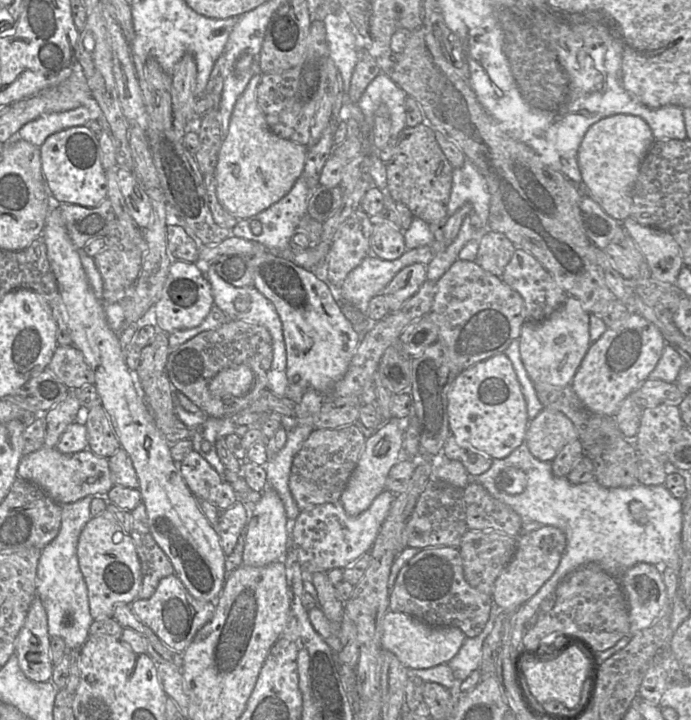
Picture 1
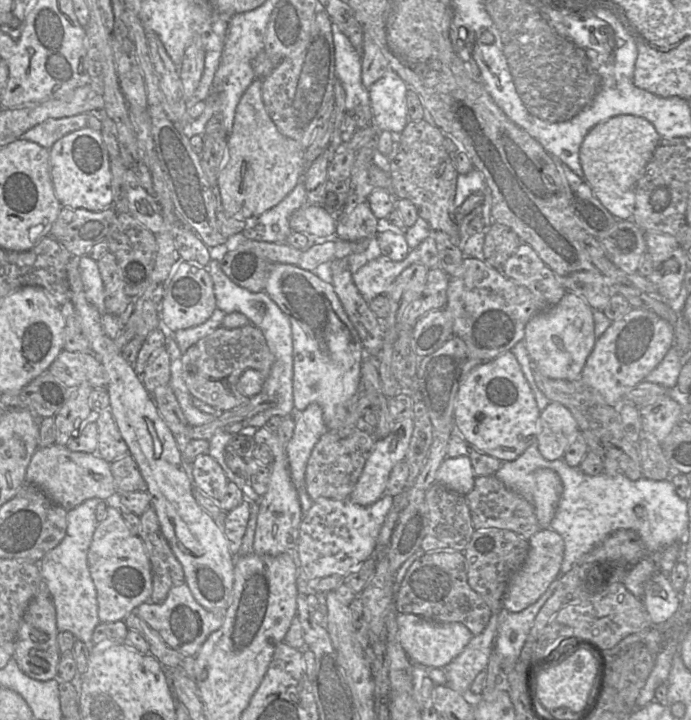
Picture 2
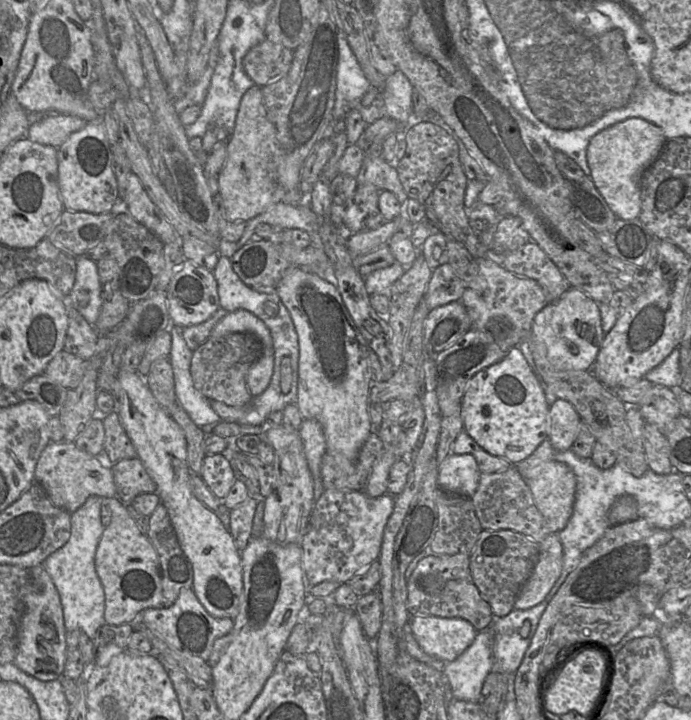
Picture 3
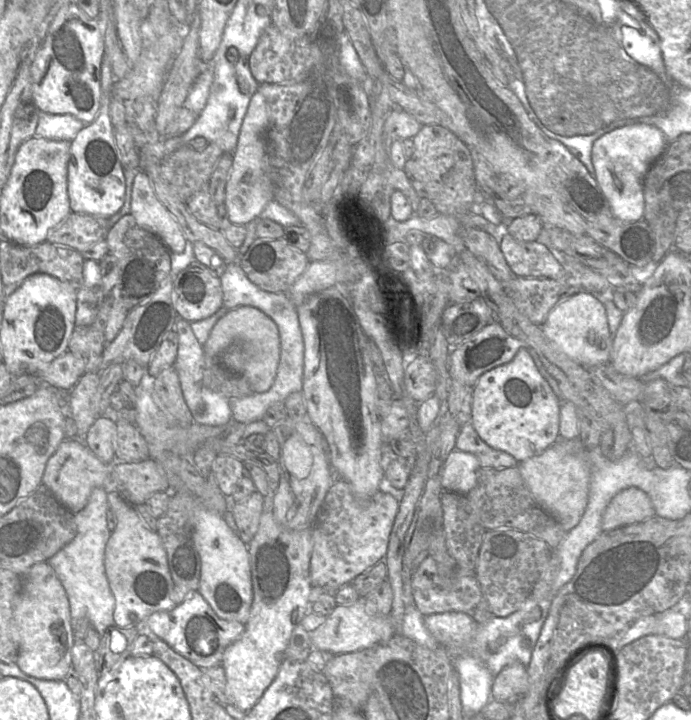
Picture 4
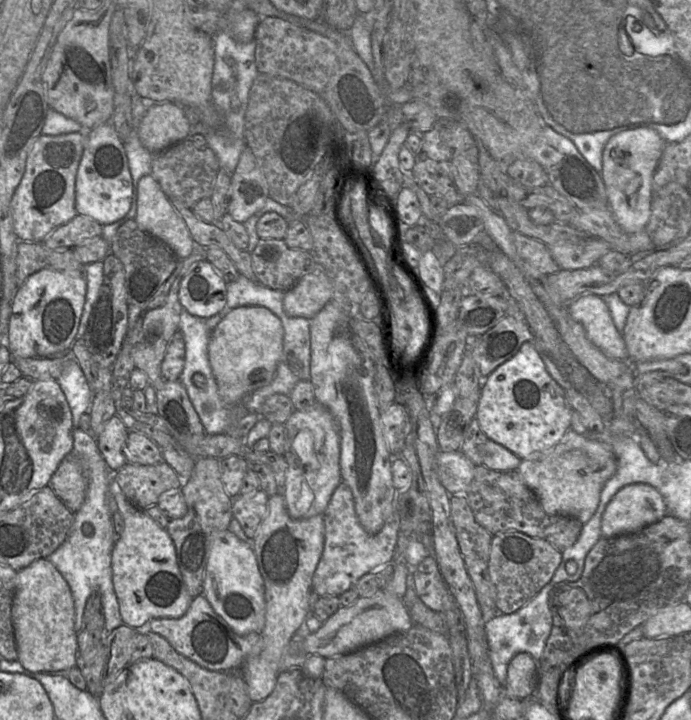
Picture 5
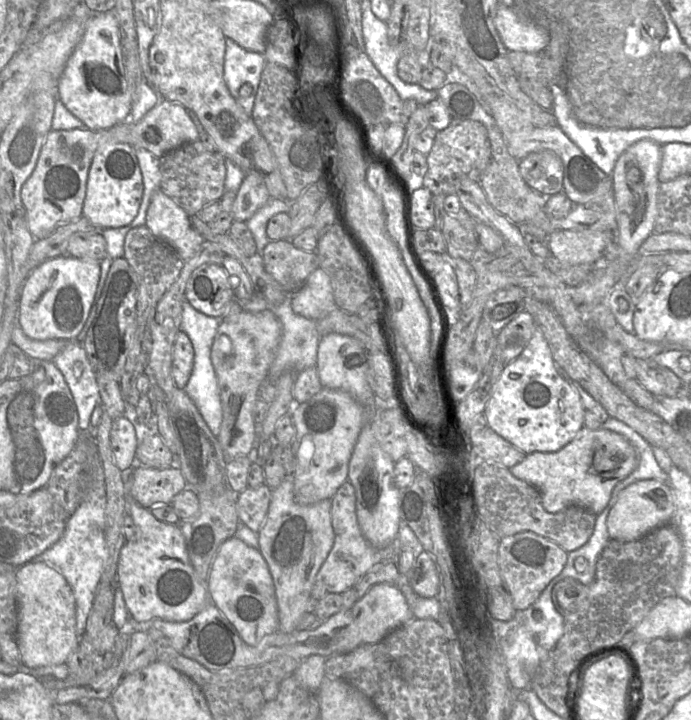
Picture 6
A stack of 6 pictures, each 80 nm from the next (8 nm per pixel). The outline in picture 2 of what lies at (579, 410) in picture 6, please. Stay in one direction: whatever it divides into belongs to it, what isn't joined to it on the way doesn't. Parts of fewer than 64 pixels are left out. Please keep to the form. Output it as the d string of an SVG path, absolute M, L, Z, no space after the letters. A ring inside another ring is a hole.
M509 350L465 376L455 399L454 428L480 451L502 462L513 461L536 442L540 413L520 364Z

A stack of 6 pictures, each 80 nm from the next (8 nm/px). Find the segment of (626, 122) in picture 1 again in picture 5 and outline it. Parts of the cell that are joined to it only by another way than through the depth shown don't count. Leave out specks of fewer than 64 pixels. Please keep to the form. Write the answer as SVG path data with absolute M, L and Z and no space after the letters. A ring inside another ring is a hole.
M639 127L612 136L603 149L601 176L609 208L626 232L643 230L649 221L653 196L652 178L665 145L666 142L655 130Z

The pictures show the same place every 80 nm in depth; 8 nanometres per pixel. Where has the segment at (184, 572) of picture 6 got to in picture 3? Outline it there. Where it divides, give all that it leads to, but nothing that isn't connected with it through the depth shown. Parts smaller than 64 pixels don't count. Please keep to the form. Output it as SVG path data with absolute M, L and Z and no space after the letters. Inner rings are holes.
M117 495L107 499L112 517L96 549L95 569L105 594L105 623L122 625L147 608L164 608L160 566L153 545L130 517L127 505Z

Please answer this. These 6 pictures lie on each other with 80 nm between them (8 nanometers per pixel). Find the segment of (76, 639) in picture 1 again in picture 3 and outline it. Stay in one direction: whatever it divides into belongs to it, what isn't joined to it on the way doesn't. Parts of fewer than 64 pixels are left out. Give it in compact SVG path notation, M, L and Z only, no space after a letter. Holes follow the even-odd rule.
M92 495L71 513L69 540L42 563L59 593L66 630L81 630L91 639L94 639L97 630L106 624L105 594L95 569L95 553L105 528L100 518L102 501L102 497Z

